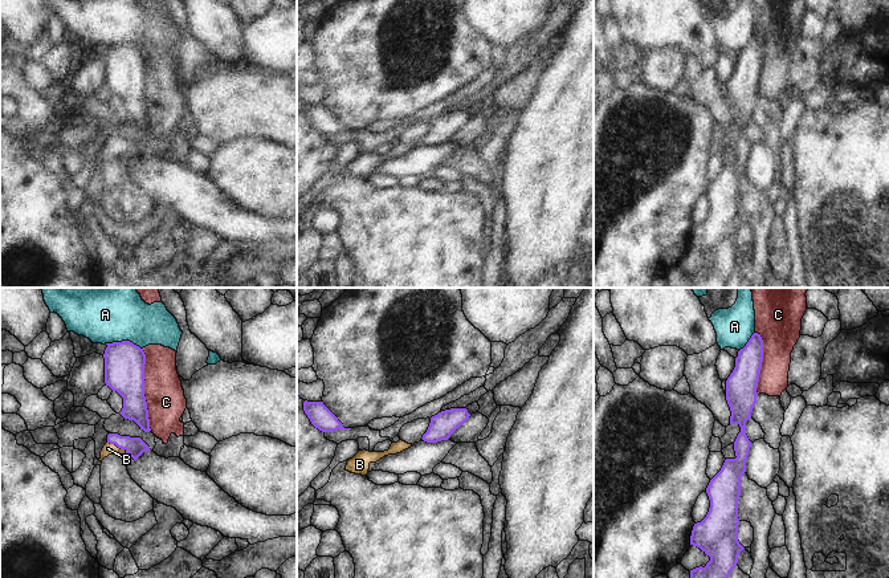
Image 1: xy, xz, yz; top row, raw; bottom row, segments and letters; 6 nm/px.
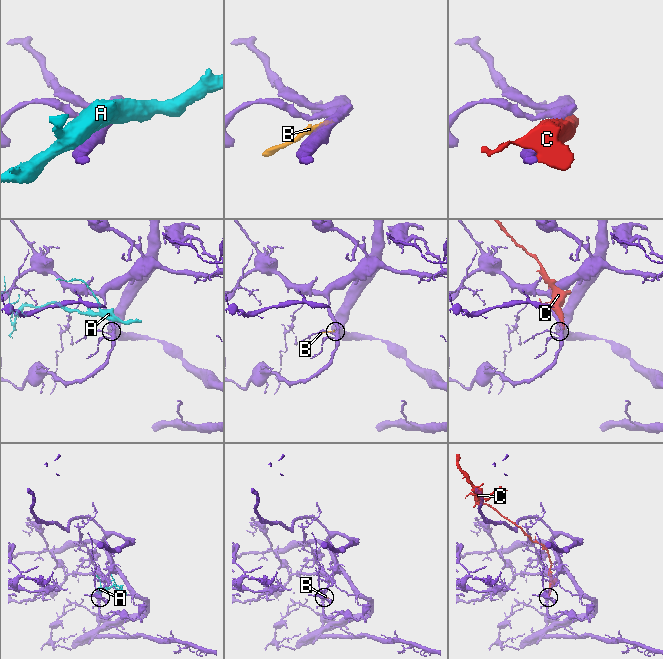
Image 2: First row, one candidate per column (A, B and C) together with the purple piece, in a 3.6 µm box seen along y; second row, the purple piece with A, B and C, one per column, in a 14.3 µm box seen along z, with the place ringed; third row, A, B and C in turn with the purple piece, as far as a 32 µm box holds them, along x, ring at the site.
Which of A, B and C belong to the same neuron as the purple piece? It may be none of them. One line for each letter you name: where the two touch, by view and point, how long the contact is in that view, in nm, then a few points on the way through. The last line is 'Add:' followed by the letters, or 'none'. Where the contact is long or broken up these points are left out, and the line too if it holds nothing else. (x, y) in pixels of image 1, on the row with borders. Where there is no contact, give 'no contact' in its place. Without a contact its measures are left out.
B: xy (118, 447) | 150 nm | across xy (134, 447), (118, 447), (107, 448)
Add: B

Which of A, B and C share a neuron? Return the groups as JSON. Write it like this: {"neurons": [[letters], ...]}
{"neurons": [["A"], ["B"], ["C"]]}

